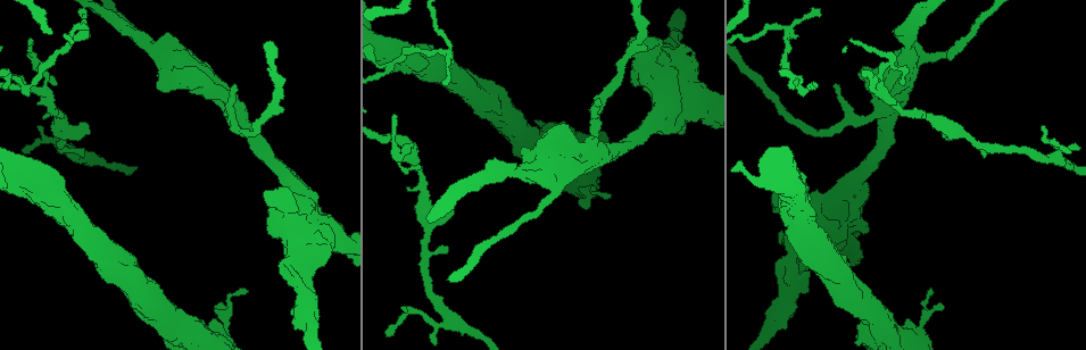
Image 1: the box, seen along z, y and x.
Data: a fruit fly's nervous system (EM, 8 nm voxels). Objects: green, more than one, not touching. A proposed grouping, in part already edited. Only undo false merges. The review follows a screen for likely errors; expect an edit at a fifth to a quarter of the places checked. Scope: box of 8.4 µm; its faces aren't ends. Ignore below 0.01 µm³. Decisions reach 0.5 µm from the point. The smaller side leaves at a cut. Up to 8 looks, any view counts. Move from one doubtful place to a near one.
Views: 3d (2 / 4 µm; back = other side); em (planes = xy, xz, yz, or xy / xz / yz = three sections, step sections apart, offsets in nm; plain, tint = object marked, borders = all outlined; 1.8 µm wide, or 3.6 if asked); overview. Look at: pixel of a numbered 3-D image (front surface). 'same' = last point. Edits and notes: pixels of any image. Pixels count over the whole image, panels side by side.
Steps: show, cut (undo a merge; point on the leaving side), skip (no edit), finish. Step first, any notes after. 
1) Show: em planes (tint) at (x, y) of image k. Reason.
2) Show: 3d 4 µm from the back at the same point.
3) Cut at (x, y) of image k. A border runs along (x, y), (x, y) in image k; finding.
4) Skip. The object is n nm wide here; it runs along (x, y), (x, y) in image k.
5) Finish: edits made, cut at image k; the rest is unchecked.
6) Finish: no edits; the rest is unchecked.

Show: em 3.6 µm planes (tint) at (315, 225) of image 1. Abrupt turn.

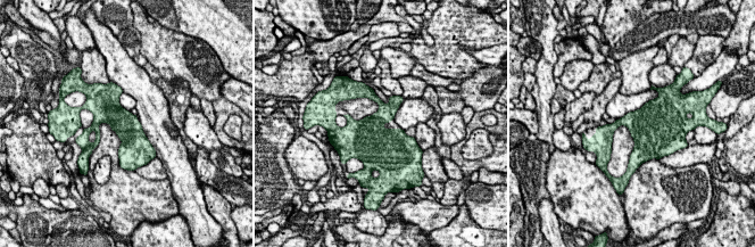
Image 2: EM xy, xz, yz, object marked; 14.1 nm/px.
Skip. One neuron here.

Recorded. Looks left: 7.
Show: 3d 4 µm at (778, 26) of image 1. Abrupt turn.

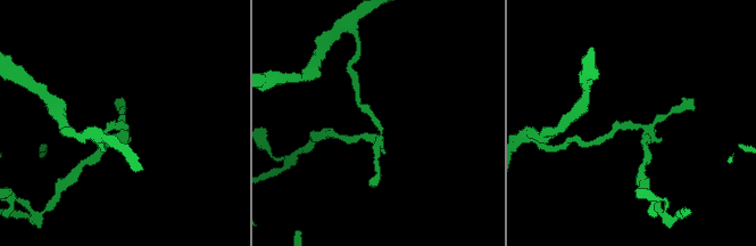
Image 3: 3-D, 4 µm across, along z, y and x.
Show: em xz step 16 (tint) at (636, 124) of image 3.

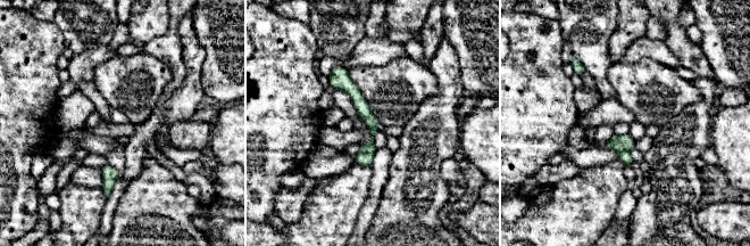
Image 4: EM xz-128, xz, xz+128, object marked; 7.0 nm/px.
Show: em planes (borders) at the same point. Cut it another way.

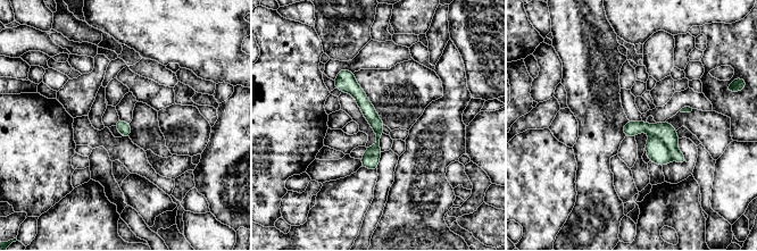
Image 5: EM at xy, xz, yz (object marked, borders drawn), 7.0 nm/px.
Cut at (657, 152) of image 5. The object is 90 nm wide here; a border runs along (650, 135), (666, 147), (672, 159) in image 5; two neurons meet here.

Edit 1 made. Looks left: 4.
Show: em 3.6 µm planes (tint) at (198, 66) of image 1. Looks like a crossing.

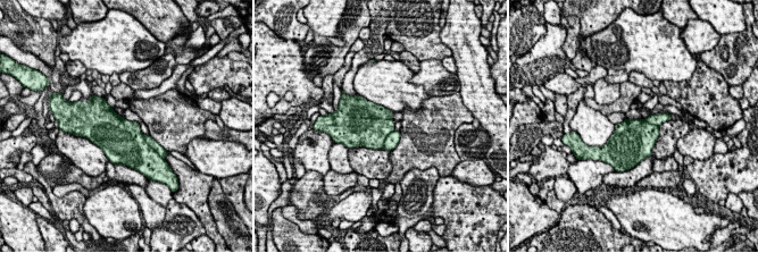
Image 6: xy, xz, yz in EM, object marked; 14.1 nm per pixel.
Cut at (392, 140) of image 6. A border runs along (394, 131), (386, 136), (380, 149) in image 6; two neurons meet here.

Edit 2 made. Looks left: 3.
Finish: edits made, cut at image 5, cut at image 6; the rest is unchecked.

